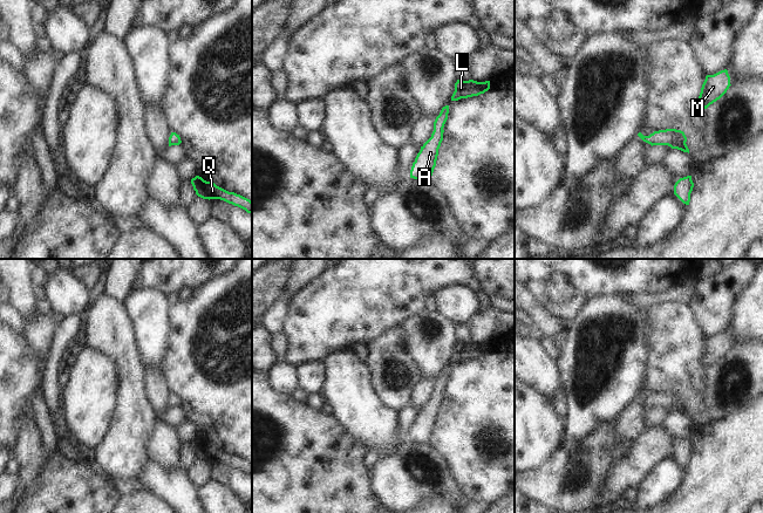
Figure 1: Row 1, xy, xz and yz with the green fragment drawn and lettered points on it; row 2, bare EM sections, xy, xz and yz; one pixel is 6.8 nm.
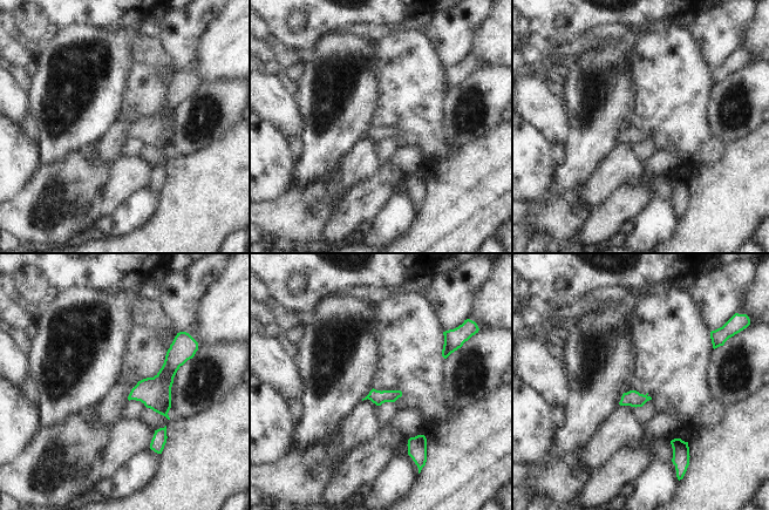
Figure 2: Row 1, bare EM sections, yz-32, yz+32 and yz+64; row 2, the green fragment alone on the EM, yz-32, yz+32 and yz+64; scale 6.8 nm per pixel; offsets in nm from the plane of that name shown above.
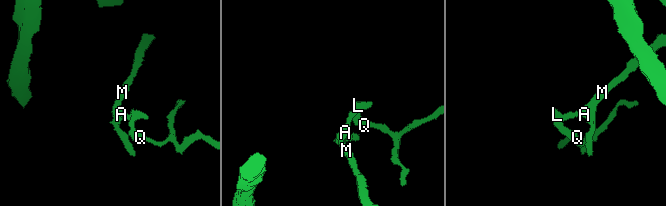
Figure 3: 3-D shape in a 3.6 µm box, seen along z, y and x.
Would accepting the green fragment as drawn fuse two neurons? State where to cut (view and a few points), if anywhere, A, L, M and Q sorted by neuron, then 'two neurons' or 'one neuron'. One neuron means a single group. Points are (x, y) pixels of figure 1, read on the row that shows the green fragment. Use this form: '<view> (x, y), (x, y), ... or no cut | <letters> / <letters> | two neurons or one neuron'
no cut | A L M Q | one neuron

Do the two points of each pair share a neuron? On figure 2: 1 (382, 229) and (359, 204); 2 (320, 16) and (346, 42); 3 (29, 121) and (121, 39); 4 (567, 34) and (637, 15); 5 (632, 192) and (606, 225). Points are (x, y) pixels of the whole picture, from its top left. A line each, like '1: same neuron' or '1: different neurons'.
1: different neurons
2: different neurons
3: different neurons
4: same neuron
5: same neuron

